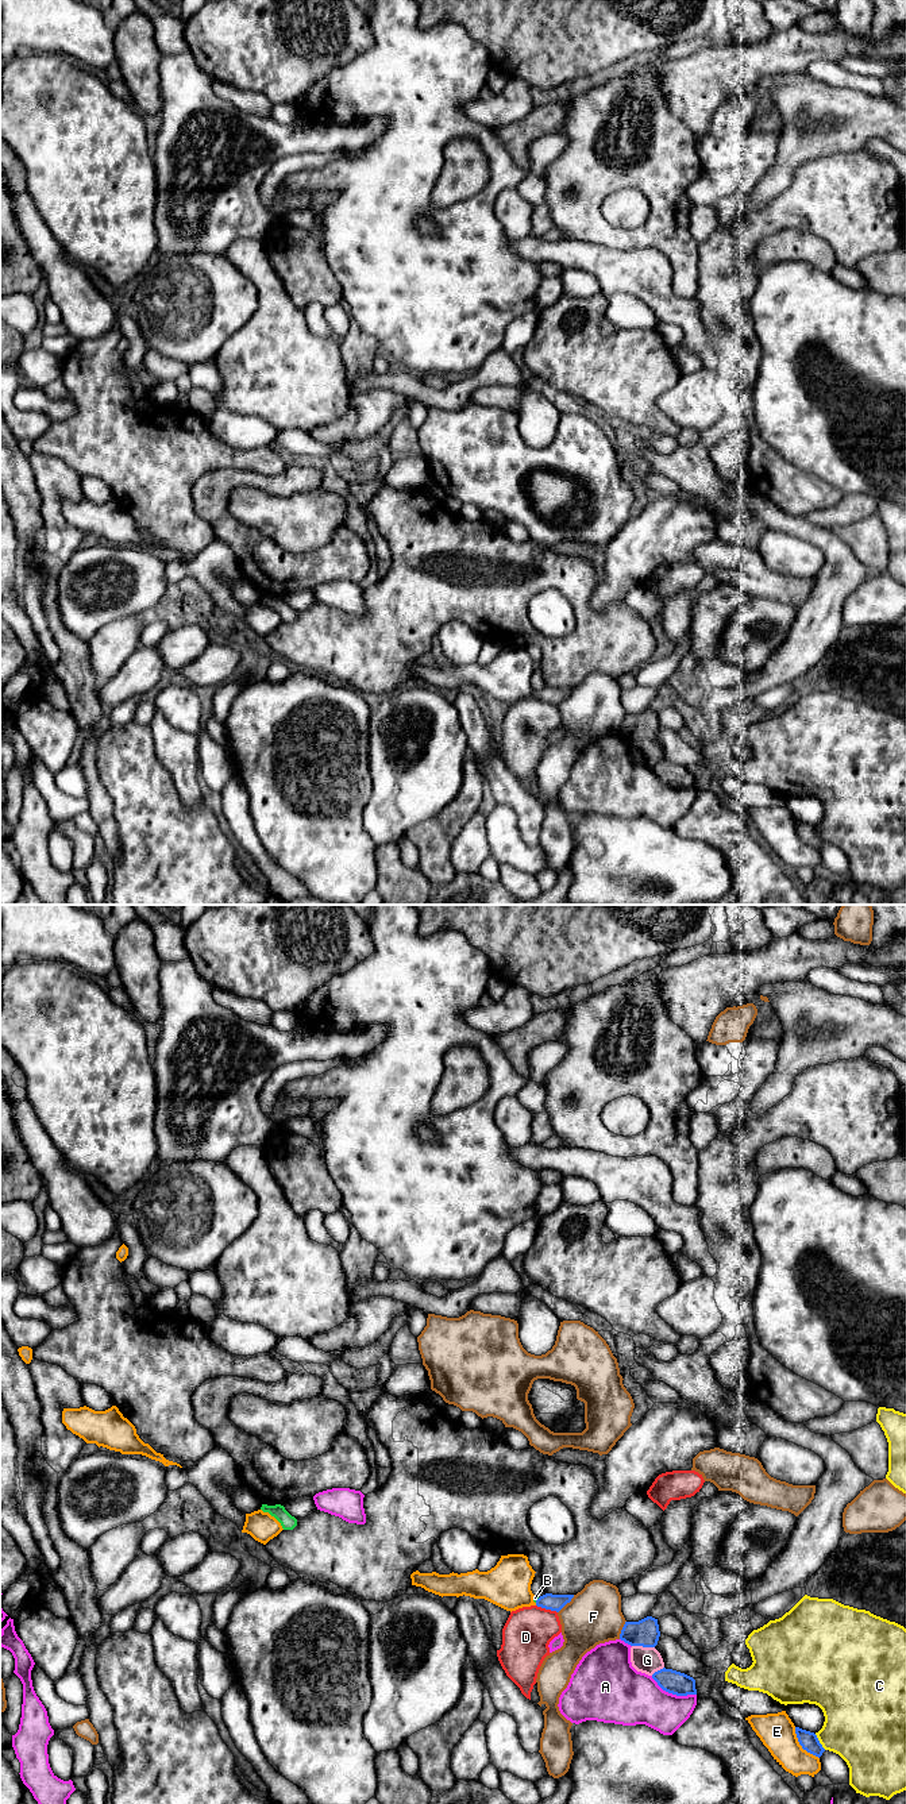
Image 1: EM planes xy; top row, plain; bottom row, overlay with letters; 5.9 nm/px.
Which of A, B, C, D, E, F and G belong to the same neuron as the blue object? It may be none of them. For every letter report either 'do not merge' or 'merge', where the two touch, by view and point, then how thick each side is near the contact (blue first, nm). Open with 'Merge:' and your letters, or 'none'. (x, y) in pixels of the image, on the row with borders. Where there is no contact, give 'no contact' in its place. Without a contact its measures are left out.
Merge: B
A: do not merge | xy (673, 1693) | 140/320 nm
B: merge | xy (536, 1600) | 100/30 nm
C: do not merge | xy (818, 1742) | 110/400 nm
D: do not merge | xy (547, 1608) | 100/280 nm
E: do not merge | xy (801, 1745) | 110/220 nm
F: do not merge | xy (566, 1603) | 100/320 nm
G: do not merge | xy (643, 1646) | 160/160 nm

